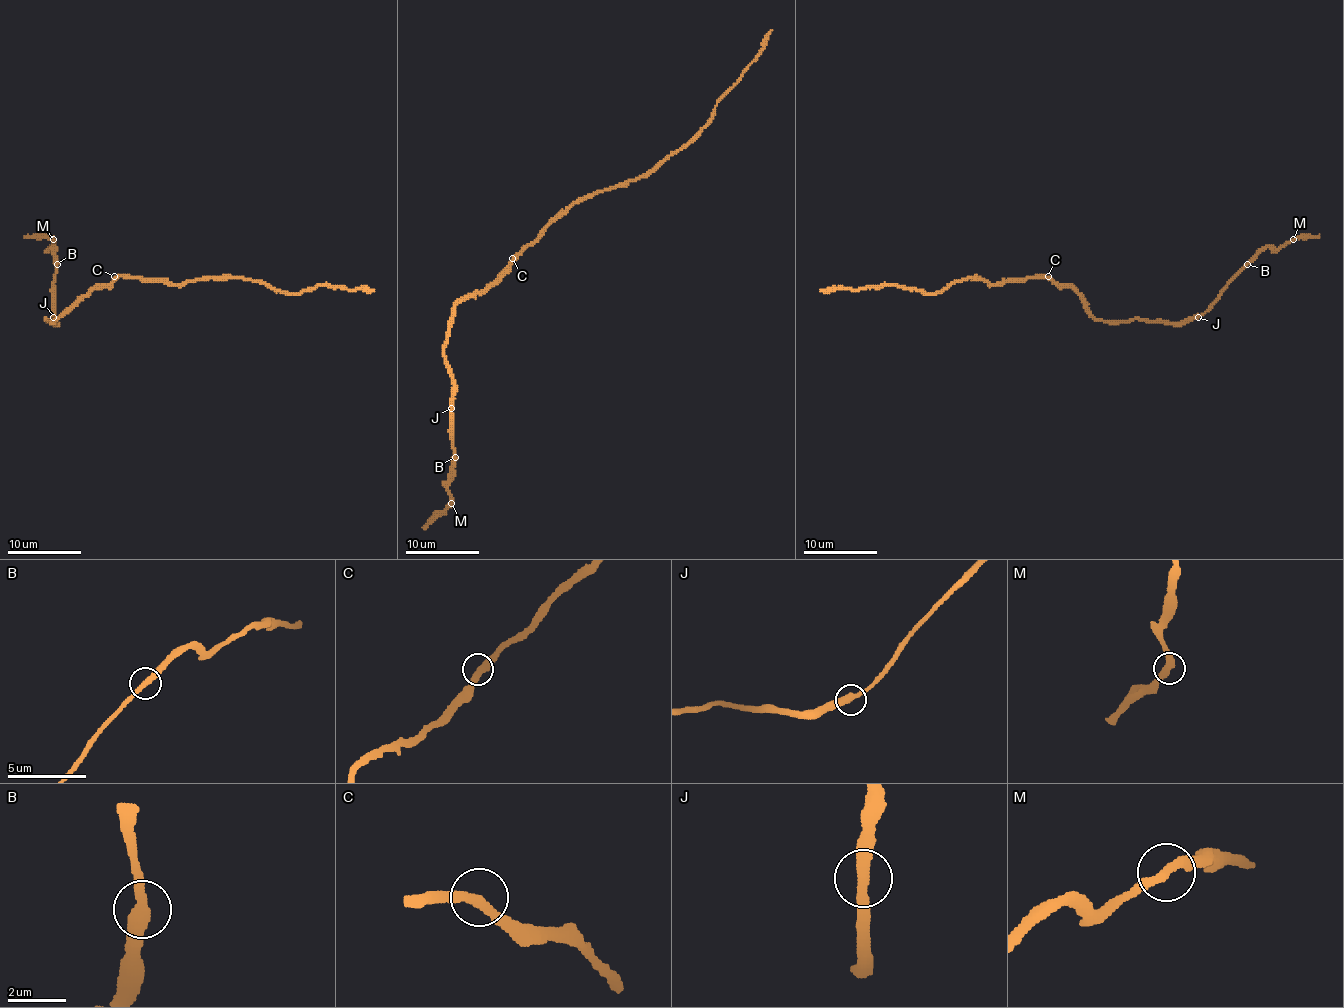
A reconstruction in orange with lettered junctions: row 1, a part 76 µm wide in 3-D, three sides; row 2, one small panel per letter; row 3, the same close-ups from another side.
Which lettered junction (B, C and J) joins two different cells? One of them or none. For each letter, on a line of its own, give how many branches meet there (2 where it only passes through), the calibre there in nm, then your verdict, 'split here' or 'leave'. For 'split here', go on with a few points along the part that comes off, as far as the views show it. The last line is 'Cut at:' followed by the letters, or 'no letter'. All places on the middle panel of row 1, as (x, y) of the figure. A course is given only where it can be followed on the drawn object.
B: 2 branches meet; 400 nm thick; leave
C: 2 branches meet; 380 nm thick; leave
J: 2 branches meet; 380 nm thick; leave
Cut at: no letter

